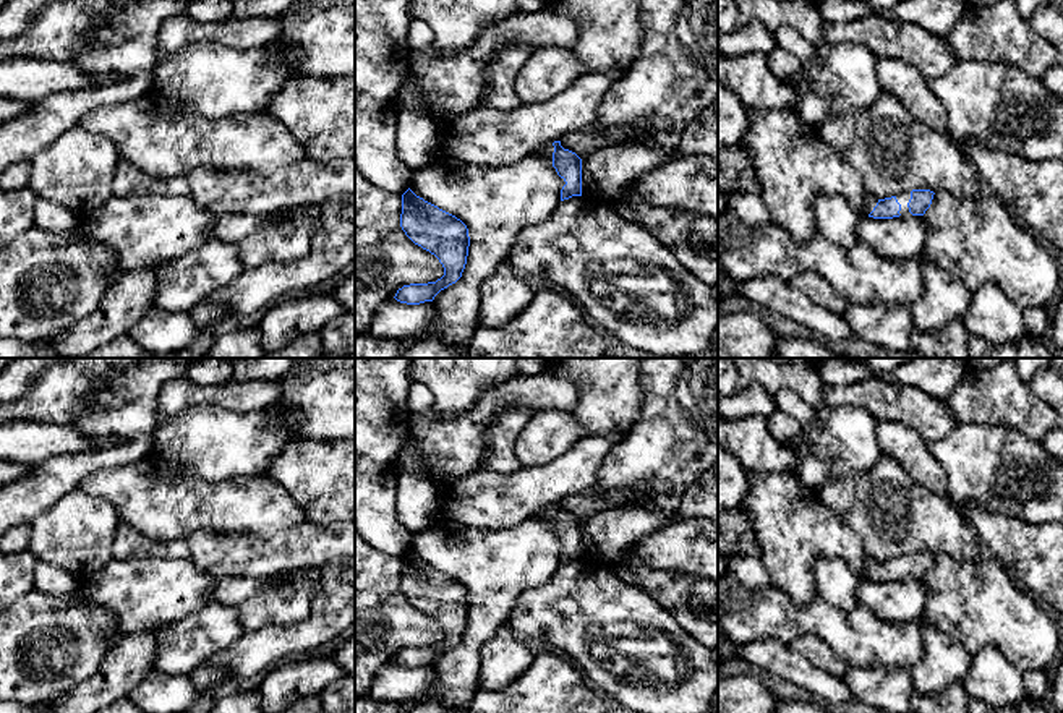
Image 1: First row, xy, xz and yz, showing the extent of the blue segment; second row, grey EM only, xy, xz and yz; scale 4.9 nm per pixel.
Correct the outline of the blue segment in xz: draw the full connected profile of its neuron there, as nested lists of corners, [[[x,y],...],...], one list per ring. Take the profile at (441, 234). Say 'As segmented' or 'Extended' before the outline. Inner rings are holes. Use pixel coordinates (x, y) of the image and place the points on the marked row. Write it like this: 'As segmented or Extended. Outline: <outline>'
As segmented. Outline: [[[410,188],[402,194],[400,227],[415,245],[439,259],[444,275],[436,282],[403,285],[394,298],[407,305],[433,301],[441,290],[462,277],[470,246],[468,228]]]

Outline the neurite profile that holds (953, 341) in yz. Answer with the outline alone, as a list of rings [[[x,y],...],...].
[[[954,319],[935,332],[914,329],[911,350],[924,358],[971,358],[971,334],[963,319]]]

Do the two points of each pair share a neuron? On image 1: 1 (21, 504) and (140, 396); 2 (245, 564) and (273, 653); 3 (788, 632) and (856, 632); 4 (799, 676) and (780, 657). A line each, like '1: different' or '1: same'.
1: same
2: different
3: same
4: same

